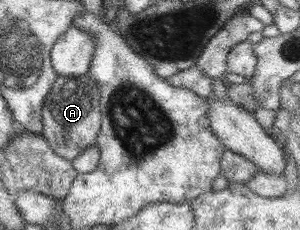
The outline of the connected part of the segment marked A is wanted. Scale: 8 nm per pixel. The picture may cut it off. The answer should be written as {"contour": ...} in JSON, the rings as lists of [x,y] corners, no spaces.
{"contour":[[[87,74],[75,77],[56,75],[41,109],[42,127],[39,132],[49,148],[65,160],[73,160],[83,149],[93,145],[100,129],[99,92],[95,81]]]}

